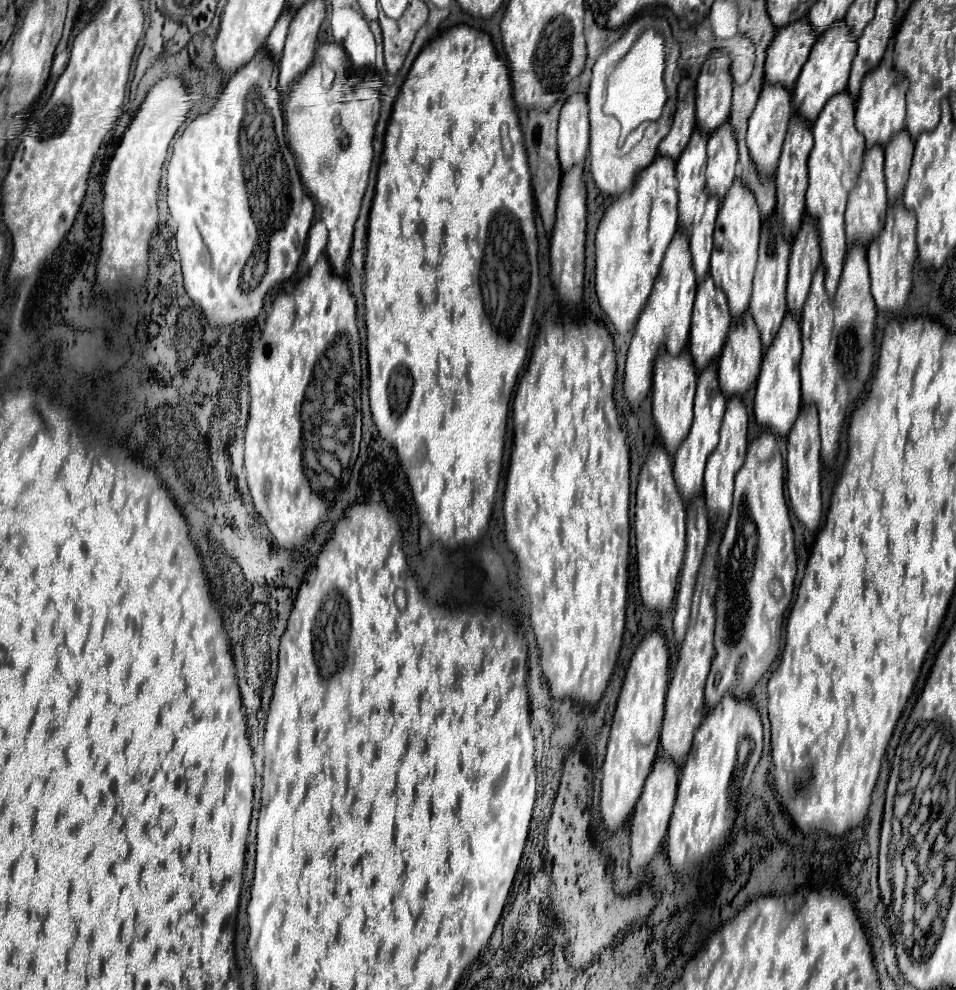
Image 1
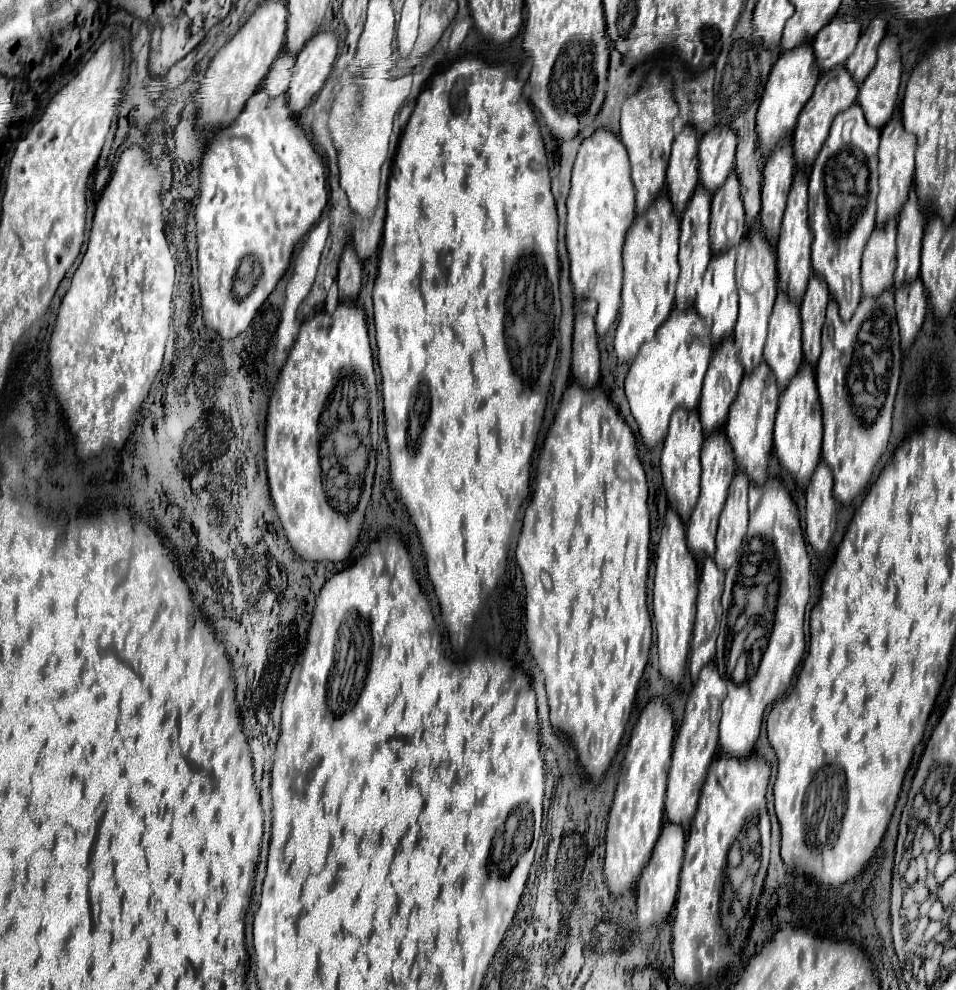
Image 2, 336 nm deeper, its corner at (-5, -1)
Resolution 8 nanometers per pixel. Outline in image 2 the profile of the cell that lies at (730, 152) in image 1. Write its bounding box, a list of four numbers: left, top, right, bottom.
[711,171,745,255]

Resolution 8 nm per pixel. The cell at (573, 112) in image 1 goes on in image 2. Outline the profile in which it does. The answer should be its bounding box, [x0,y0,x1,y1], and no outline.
[567,129,635,335]

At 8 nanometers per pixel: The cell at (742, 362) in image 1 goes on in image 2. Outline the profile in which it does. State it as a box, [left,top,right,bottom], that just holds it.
[725,361,779,485]

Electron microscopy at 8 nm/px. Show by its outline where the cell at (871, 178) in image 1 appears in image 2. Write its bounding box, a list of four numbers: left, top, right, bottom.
[861,221,897,297]

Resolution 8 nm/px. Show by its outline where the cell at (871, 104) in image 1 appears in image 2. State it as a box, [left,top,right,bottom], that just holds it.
[877,113,917,225]

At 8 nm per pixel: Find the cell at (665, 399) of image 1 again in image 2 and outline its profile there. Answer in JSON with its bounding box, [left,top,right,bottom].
[661,407,705,521]

